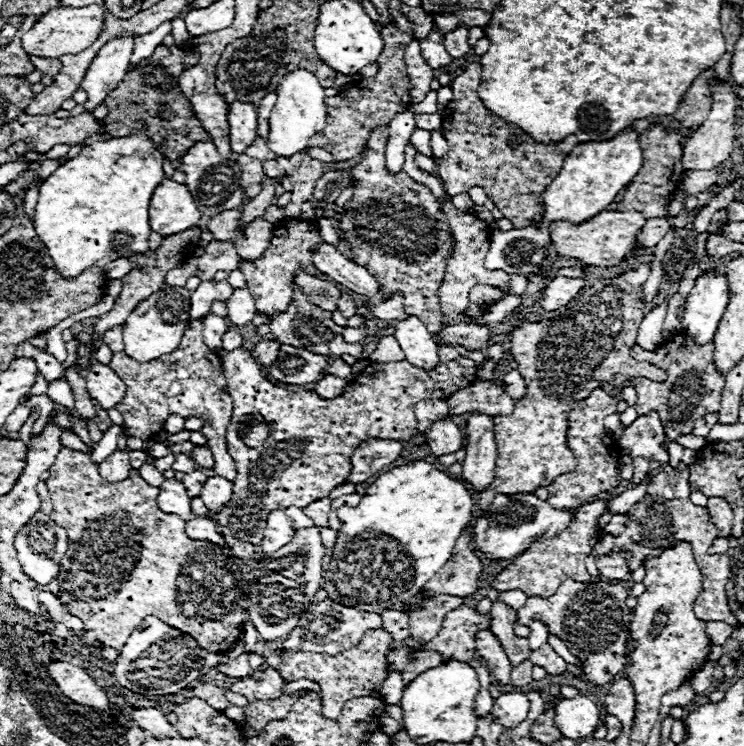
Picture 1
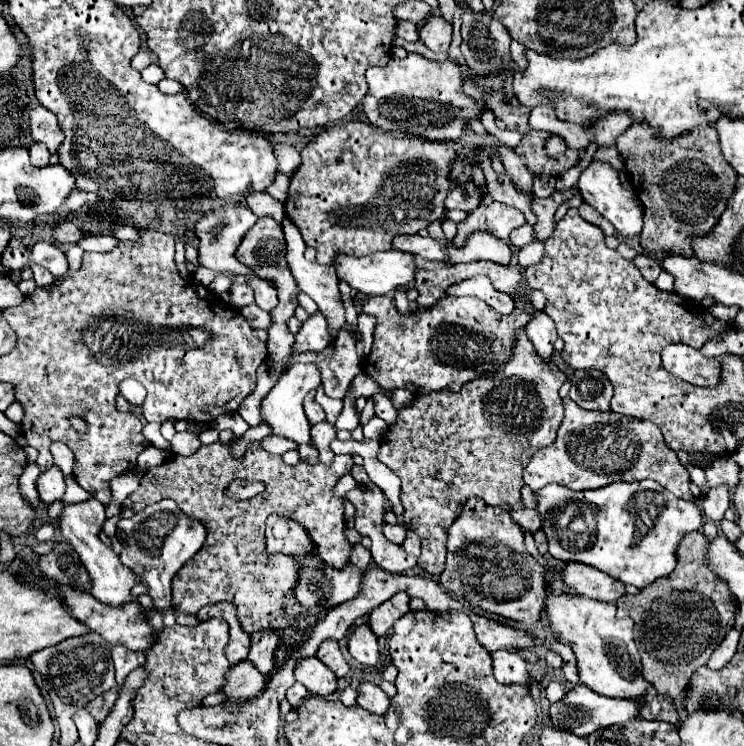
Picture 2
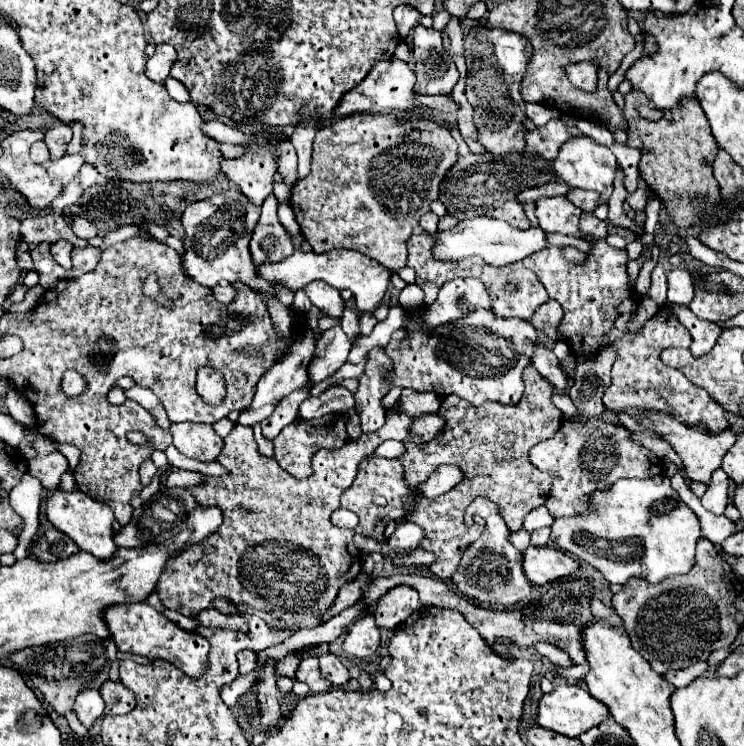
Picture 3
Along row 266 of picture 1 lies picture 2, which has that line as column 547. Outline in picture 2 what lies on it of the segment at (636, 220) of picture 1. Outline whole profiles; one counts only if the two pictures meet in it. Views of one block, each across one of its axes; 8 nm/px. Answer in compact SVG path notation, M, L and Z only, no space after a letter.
M550 596L546 602L548 618L554 638L572 646L578 658L578 676L584 686L600 696L626 698L640 702L642 720L664 720L678 726L680 716L670 696L658 694L650 682L642 676L642 662L632 640L632 620L616 618L614 602L598 602L586 596Z

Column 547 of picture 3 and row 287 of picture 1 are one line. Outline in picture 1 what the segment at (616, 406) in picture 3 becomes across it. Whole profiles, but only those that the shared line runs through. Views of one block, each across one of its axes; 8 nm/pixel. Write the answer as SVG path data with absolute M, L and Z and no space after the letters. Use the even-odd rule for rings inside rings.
M288 220L282 222L280 226L276 226L274 230L274 238L270 242L270 248L264 252L264 256L250 264L246 260L240 262L240 270L246 276L246 284L252 290L252 296L256 300L256 310L262 312L280 312L286 310L292 298L292 282L294 282L294 272L298 266L302 266L308 274L312 276L320 276L320 272L314 268L312 264L312 248L320 242L320 234L316 224L306 222L306 220ZM202 280L200 286L190 296L190 318L192 320L204 318L204 314L210 312L212 302L214 300L228 300L230 292L232 292L232 286L226 280L224 282Z

